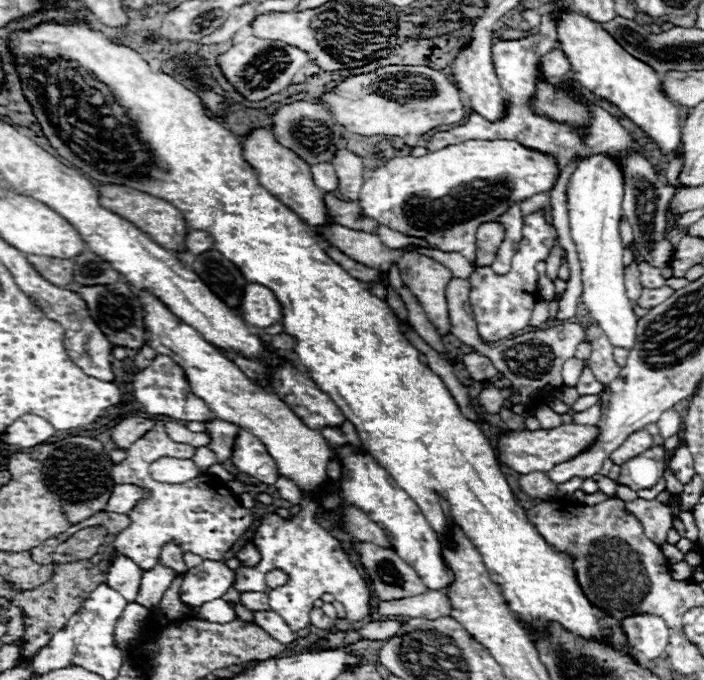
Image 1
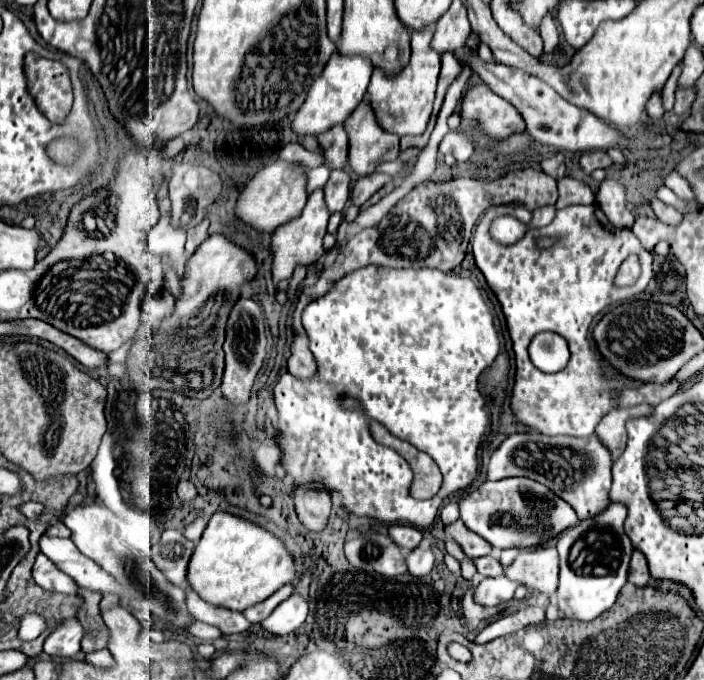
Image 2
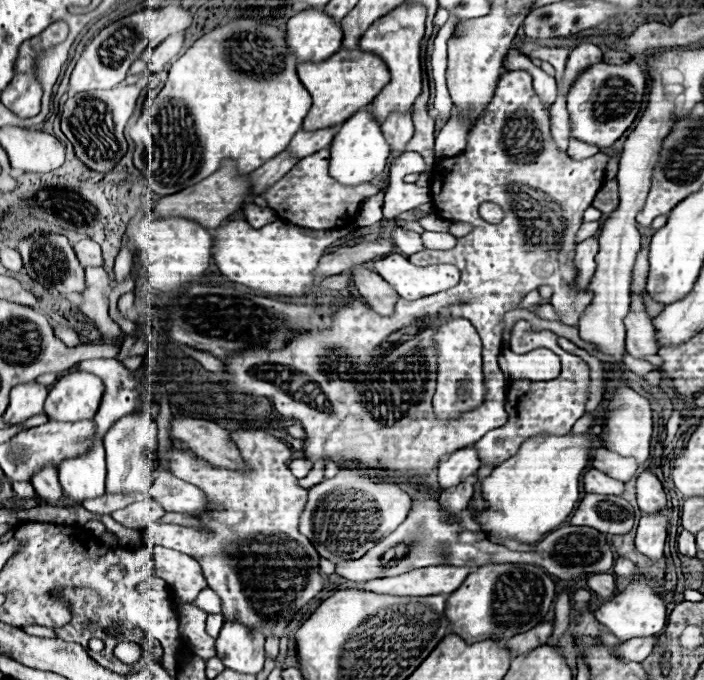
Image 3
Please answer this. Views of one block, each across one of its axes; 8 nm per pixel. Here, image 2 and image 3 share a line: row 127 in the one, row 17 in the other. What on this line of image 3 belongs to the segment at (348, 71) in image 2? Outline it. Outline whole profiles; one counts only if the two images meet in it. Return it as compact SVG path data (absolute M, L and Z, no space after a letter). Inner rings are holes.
M308 8L292 16L286 24L288 32L288 44L292 44L292 52L296 54L298 62L320 62L326 60L328 56L336 54L342 48L342 28L340 22L336 22L332 16L328 16L324 10L318 8Z

